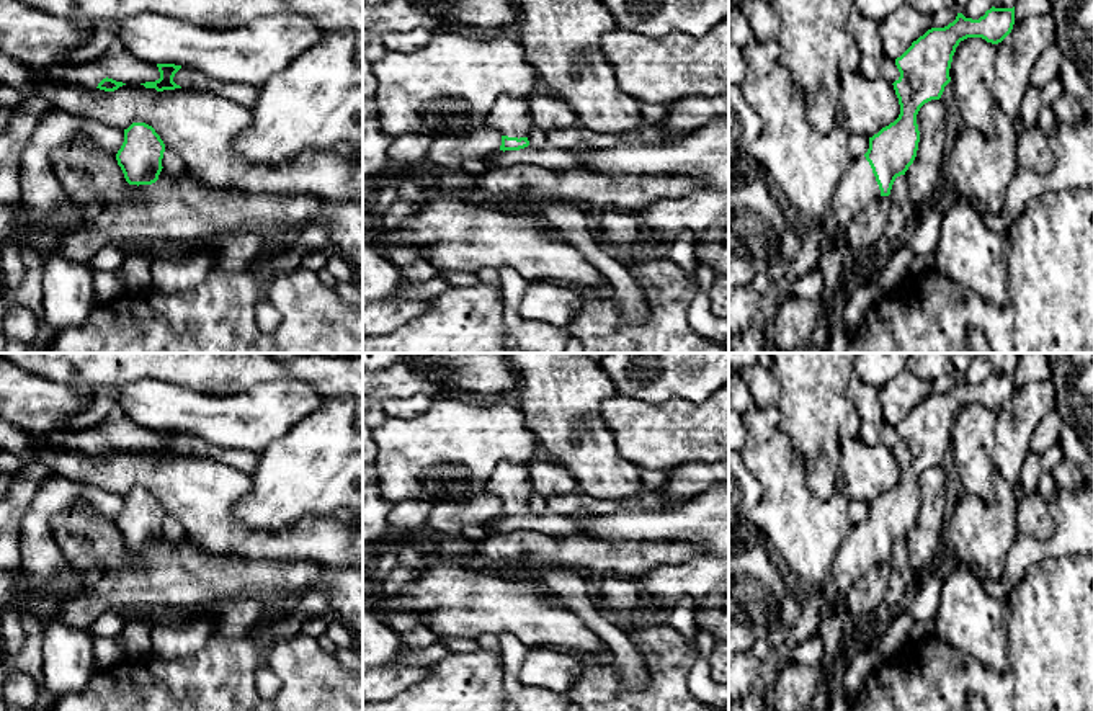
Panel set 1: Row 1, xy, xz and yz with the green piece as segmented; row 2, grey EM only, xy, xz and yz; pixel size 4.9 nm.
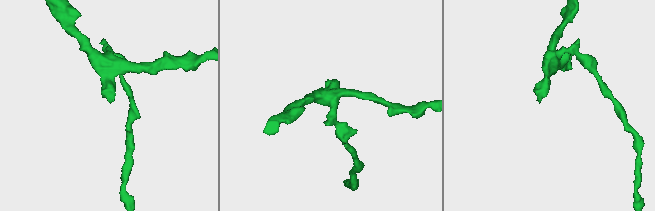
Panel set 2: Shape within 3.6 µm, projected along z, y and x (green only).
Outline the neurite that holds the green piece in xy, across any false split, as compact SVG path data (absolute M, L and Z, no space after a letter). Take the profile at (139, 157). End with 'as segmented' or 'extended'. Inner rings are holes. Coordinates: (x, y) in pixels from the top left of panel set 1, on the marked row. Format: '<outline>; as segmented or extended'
M132 123L124 129L124 142L116 154L118 165L129 185L152 185L162 172L165 144L145 123Z; as segmented

